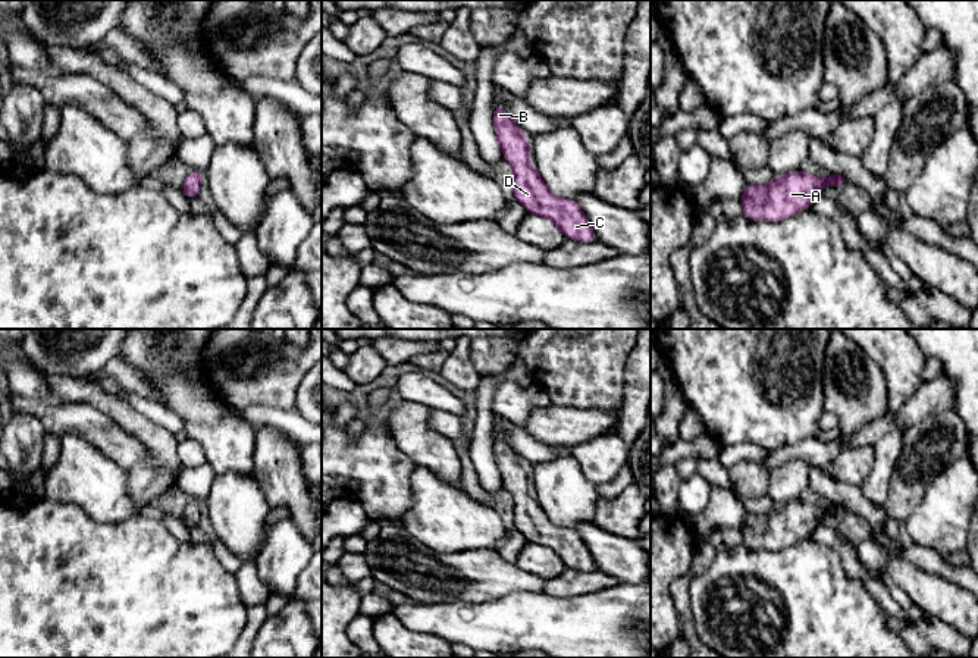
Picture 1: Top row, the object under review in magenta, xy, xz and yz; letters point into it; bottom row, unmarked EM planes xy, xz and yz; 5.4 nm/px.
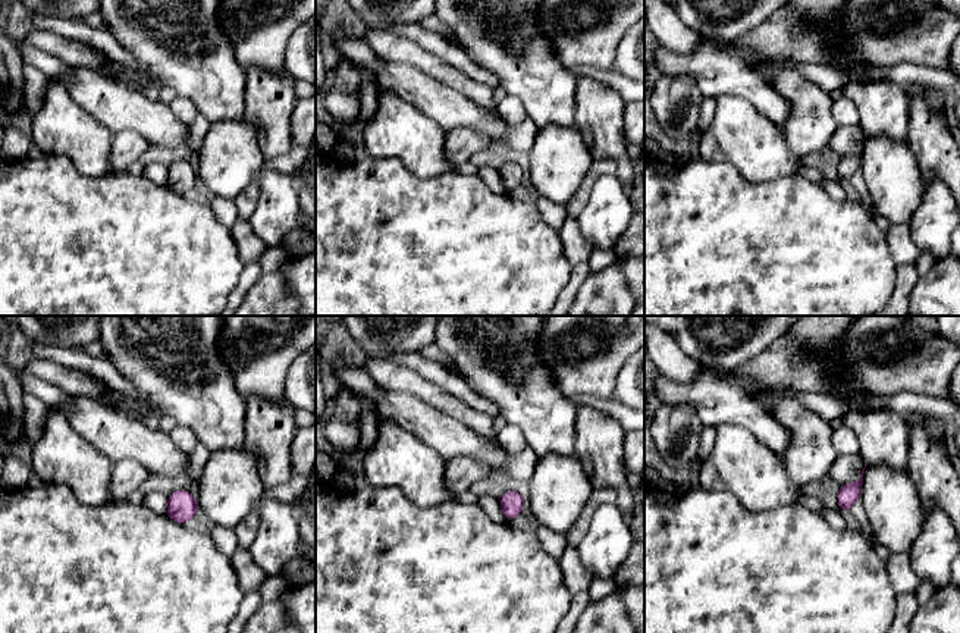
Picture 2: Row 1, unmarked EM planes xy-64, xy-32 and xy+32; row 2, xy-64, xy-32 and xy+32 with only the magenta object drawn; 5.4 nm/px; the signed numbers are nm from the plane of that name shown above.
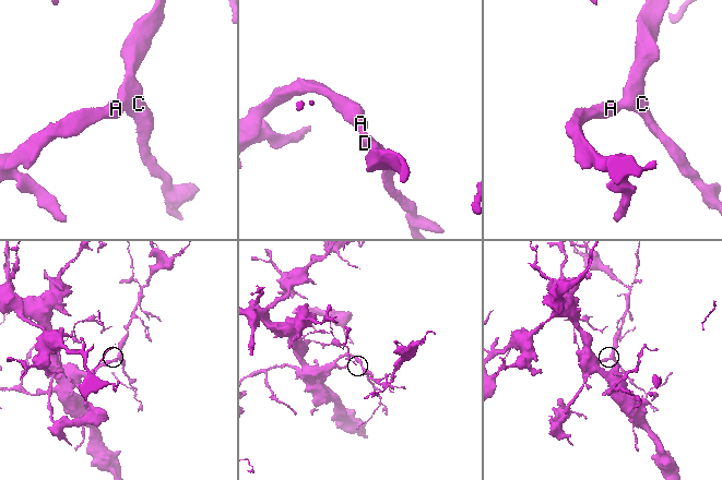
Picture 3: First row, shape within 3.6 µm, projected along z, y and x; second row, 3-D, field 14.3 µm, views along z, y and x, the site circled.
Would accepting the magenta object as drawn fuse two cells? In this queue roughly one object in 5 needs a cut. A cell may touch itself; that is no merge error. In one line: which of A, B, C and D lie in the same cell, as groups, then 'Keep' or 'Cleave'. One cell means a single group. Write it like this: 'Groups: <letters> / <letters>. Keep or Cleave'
Groups: A B C D. Keep

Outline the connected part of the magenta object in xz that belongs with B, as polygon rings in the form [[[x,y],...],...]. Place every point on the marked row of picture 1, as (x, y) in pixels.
[[[492,106],[493,128],[502,156],[514,166],[512,192],[532,214],[548,217],[565,235],[580,242],[598,241],[589,219],[577,201],[554,195],[529,160],[530,142],[526,134],[501,106]]]

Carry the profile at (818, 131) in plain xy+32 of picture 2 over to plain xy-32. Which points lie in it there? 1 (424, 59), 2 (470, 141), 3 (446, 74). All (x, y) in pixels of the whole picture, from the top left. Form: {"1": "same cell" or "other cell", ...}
{"1": "same cell", "2": "same cell", "3": "same cell"}

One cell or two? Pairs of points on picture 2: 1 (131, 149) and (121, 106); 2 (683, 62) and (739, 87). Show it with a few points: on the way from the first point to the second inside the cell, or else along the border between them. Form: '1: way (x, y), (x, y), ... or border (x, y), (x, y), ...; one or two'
1: border (115, 134), (137, 131), (151, 144); two
2: way (696, 63), (706, 63), (717, 72), (725, 74); one

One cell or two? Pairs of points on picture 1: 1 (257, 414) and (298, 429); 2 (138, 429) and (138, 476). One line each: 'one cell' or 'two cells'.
1: one cell
2: one cell

